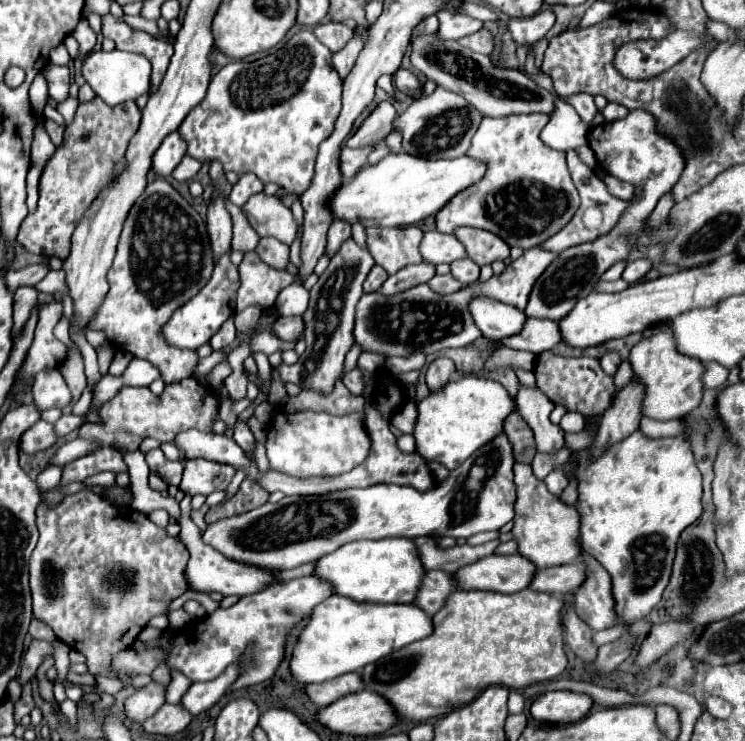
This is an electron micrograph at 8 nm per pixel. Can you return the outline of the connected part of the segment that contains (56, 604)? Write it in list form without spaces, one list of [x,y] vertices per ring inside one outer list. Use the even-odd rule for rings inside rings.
[[[81,490],[63,498],[55,510],[47,510],[47,506],[39,504],[37,528],[39,542],[29,560],[33,616],[49,624],[57,638],[69,648],[83,652],[91,674],[103,676],[103,658],[111,658],[115,650],[131,646],[149,618],[165,614],[169,602],[187,590],[183,566],[187,564],[189,554],[183,542],[177,536],[169,536],[145,514],[135,512],[129,506],[115,506],[89,490]],[[95,598],[105,602],[105,610],[95,612]]]

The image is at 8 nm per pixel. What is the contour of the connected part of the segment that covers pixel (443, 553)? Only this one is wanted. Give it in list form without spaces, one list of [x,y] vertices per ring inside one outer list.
[[[429,536],[413,538],[413,542],[417,546],[417,552],[419,552],[419,558],[421,558],[425,570],[445,570],[449,574],[453,574],[461,566],[473,564],[485,556],[491,556],[495,552],[495,548],[499,546],[499,540],[491,540],[481,546],[461,544],[461,546],[453,546],[453,548],[437,548],[433,538],[429,538]]]

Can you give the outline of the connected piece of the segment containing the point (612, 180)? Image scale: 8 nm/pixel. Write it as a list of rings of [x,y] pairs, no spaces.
[[[607,176],[605,184],[611,190],[611,194],[615,194],[621,200],[631,200],[635,196],[635,188],[629,182],[623,182],[623,180],[615,178],[615,176]]]

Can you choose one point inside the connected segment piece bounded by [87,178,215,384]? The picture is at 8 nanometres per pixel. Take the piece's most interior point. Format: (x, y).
(163, 259)

